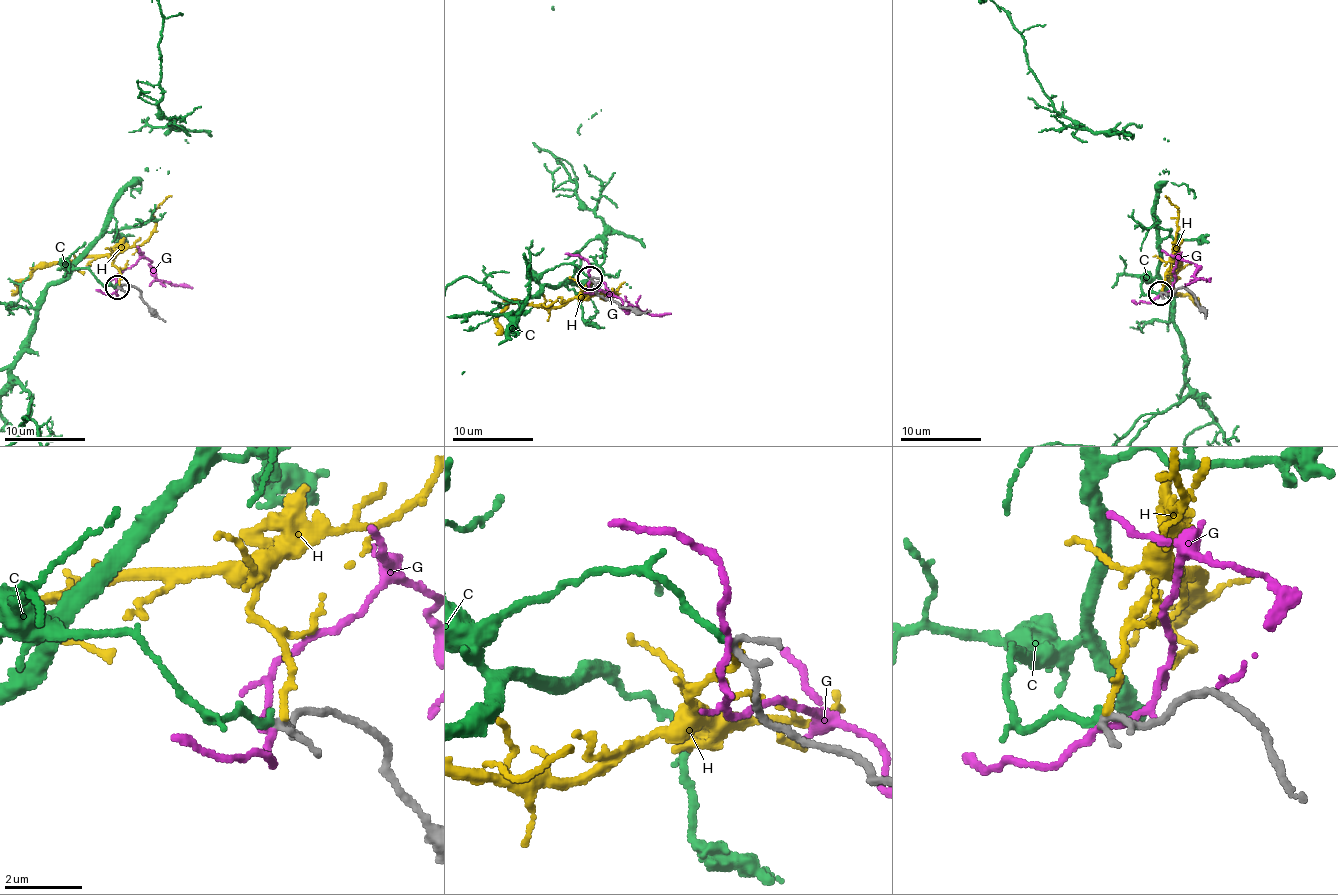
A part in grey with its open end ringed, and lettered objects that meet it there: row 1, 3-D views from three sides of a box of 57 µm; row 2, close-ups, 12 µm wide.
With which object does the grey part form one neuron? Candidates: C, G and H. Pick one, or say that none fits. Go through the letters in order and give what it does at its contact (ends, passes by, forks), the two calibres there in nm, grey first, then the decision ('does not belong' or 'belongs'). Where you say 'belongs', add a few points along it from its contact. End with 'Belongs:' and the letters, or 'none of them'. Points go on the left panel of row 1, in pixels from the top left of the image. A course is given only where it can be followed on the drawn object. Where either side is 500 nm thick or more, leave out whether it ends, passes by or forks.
C: it ends | 160/190 nm | belongs
G: it passes by | 160/160 nm | does not belong
H: it ends | 170/160 nm | does not belong
Belongs: C

